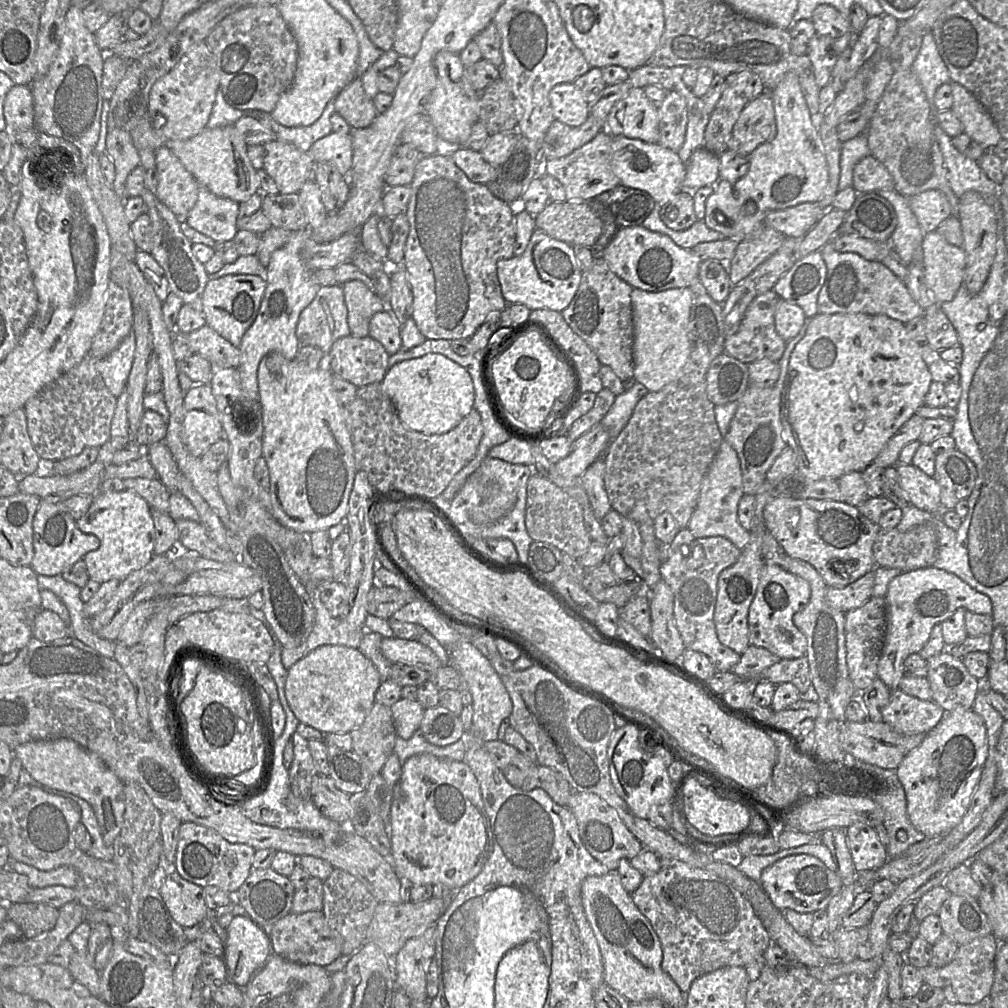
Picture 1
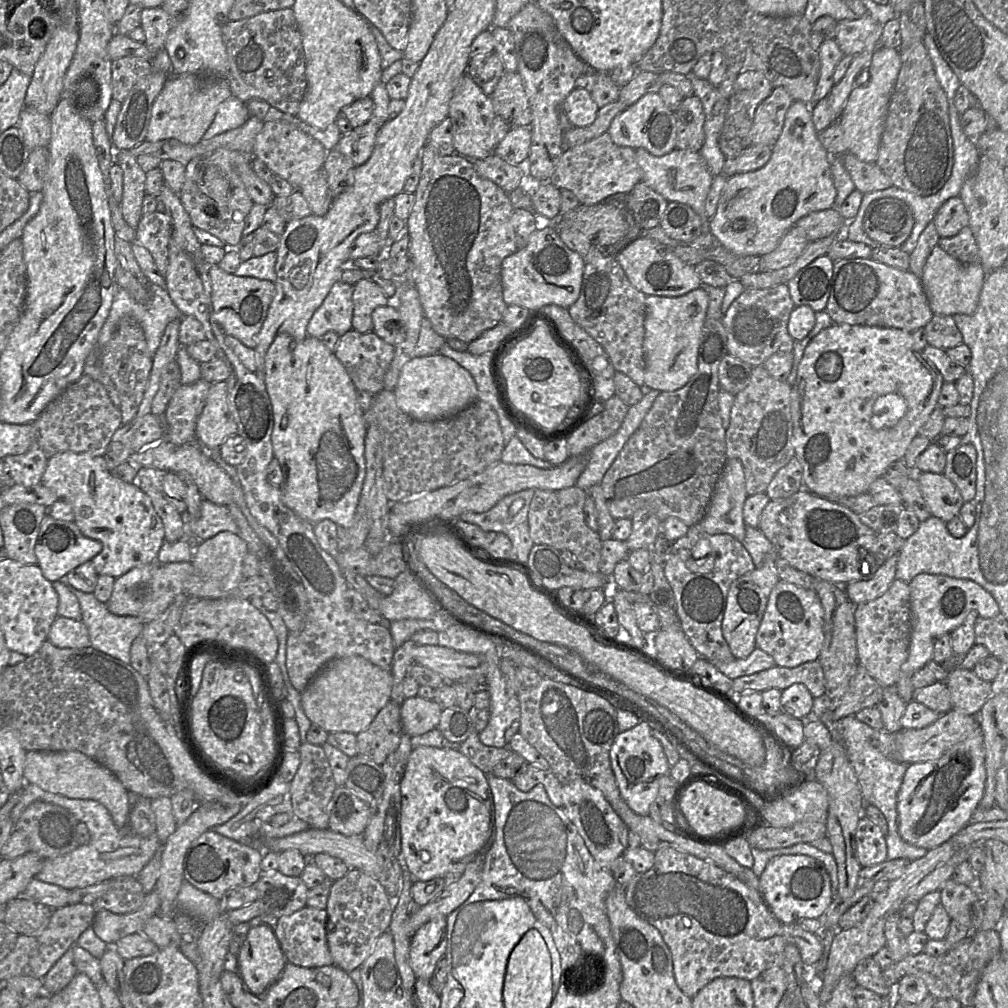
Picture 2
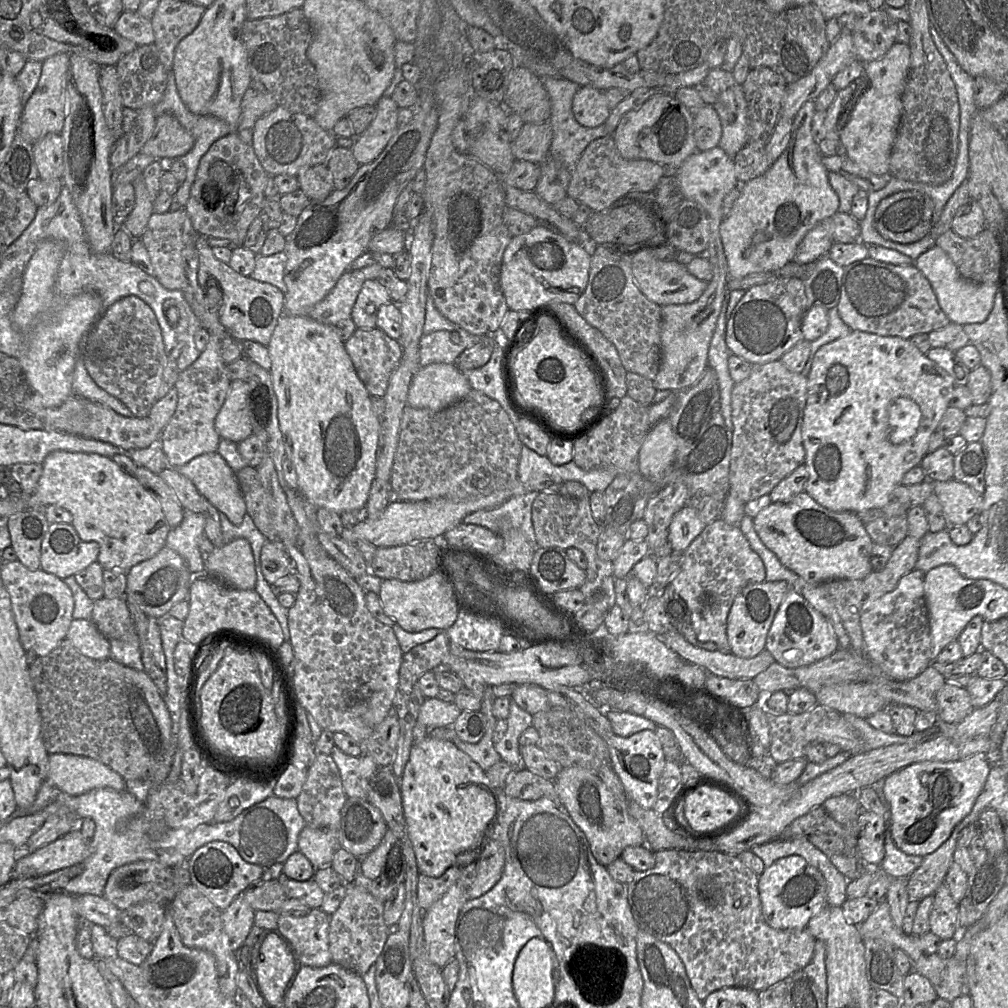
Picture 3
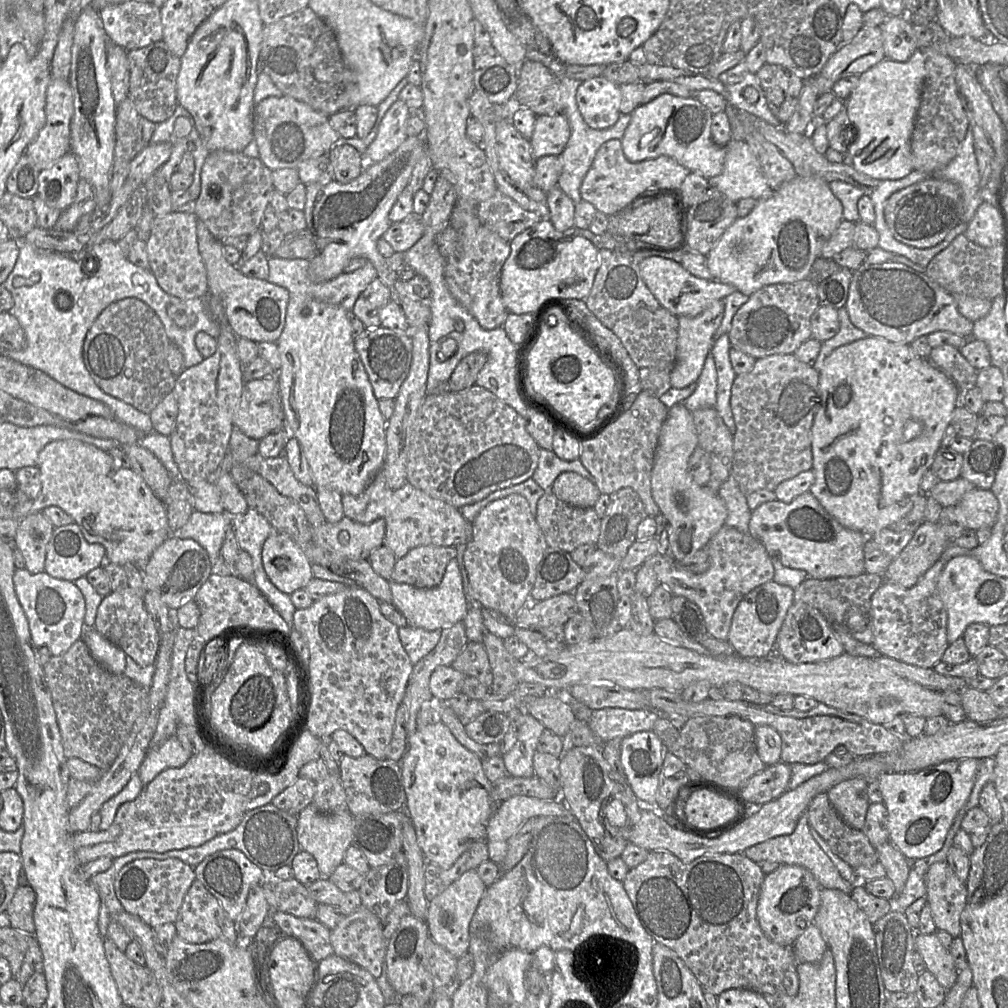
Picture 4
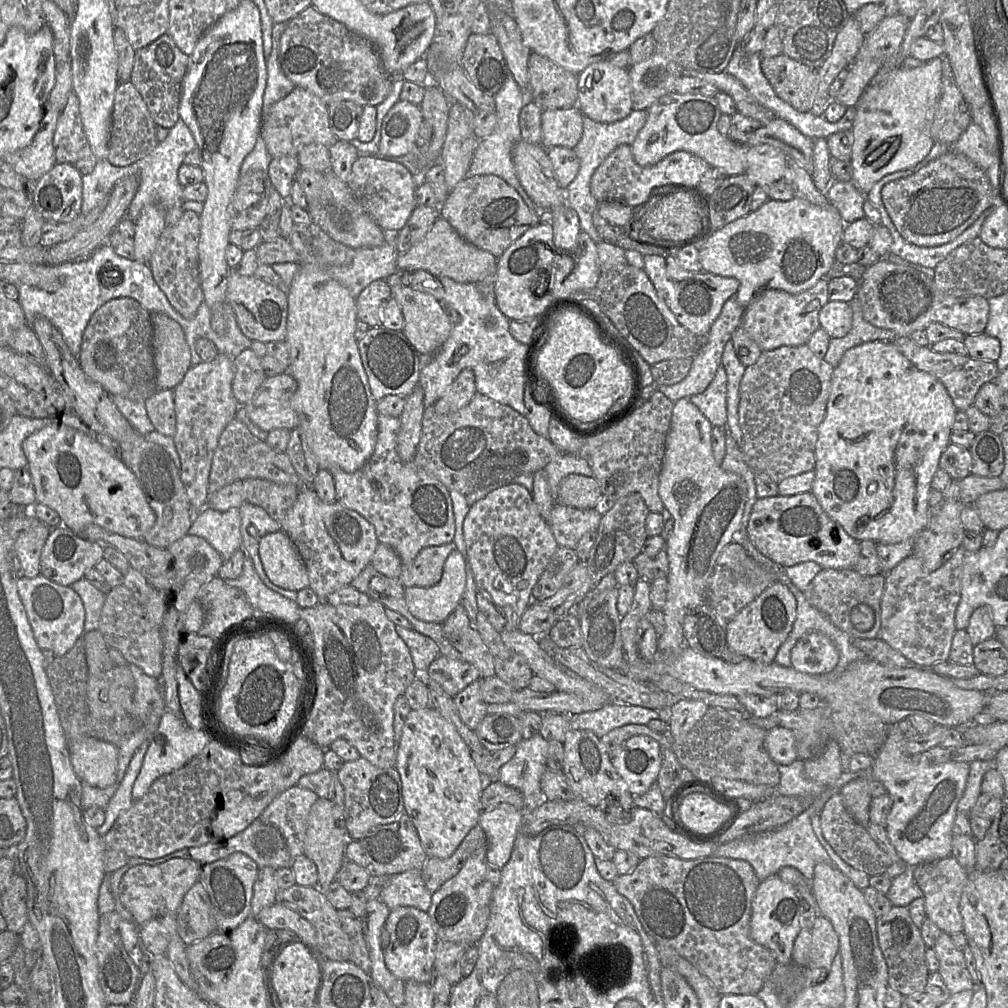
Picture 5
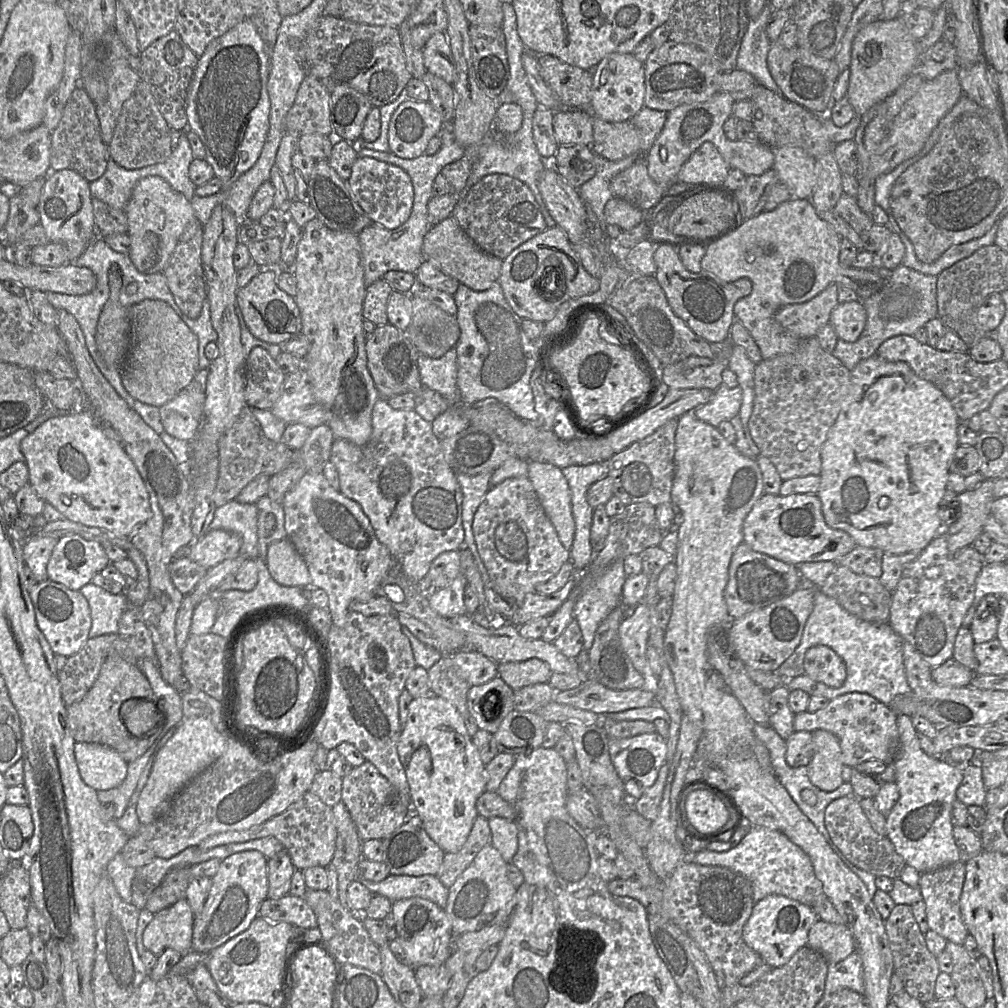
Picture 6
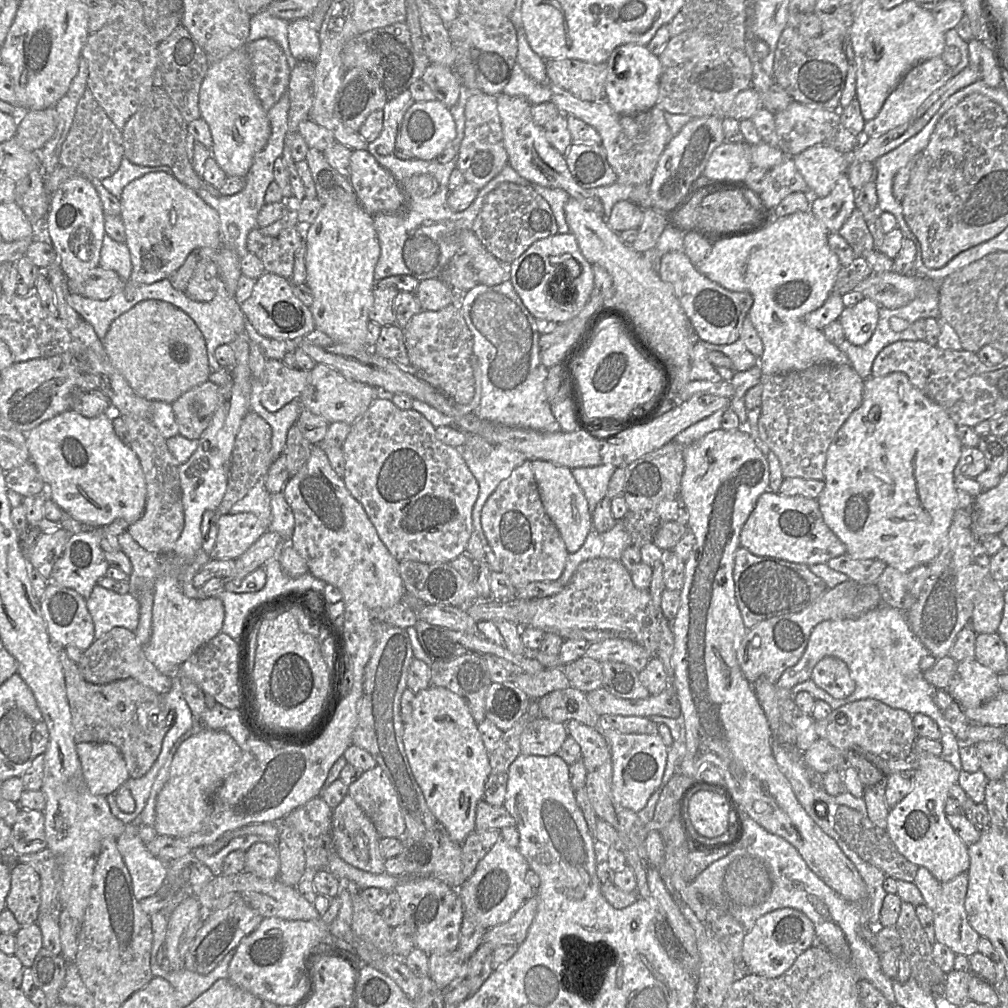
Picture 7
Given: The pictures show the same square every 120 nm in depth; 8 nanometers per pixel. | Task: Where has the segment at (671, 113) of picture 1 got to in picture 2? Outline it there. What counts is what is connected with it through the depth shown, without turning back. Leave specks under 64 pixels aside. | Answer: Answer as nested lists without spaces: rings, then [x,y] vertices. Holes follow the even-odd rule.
[[[697,96],[684,97],[673,111],[677,125],[676,148],[697,151],[705,141],[705,114]]]

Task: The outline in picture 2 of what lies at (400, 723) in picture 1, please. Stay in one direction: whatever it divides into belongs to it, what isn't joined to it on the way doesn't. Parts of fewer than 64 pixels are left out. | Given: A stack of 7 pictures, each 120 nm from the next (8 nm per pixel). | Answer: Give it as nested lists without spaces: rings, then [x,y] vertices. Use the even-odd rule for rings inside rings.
[[[418,696],[405,699],[400,705],[404,733],[415,737],[436,729],[442,710],[433,700]]]

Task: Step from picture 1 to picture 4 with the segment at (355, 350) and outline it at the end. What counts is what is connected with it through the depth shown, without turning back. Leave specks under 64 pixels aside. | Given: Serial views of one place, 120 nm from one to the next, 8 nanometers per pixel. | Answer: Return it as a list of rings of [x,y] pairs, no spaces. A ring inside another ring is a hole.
[[[381,326],[367,329],[354,340],[354,346],[366,370],[375,397],[394,399],[411,365],[413,345],[409,332],[393,331]]]

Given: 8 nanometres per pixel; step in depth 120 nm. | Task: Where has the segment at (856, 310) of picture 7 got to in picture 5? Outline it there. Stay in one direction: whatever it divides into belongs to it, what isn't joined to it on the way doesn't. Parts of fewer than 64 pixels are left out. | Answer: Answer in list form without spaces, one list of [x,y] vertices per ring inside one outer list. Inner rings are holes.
[[[829,301],[819,314],[820,327],[831,339],[845,337],[851,330],[853,311],[845,301]]]

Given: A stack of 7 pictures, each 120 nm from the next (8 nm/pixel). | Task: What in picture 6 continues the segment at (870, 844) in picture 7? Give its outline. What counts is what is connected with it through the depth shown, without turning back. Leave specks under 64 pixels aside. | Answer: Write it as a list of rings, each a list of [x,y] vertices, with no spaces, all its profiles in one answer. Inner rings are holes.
[[[845,796],[833,800],[826,807],[824,822],[834,845],[852,864],[876,877],[885,876],[892,880],[900,878],[906,866],[905,860],[887,836],[878,834],[872,828],[860,806],[859,798]]]

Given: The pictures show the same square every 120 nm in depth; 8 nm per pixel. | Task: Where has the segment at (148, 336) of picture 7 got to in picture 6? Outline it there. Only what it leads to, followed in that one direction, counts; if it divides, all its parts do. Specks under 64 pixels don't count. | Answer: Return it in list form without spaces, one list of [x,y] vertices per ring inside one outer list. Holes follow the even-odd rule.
[[[146,299],[130,308],[130,347],[121,367],[122,380],[136,400],[161,407],[186,389],[199,371],[198,338],[165,301]]]

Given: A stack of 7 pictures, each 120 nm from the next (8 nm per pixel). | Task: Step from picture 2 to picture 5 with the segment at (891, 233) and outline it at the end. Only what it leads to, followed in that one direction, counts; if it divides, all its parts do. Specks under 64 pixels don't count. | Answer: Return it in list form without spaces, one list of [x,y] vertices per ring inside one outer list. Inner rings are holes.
[[[952,148],[909,176],[887,183],[881,194],[900,235],[913,245],[927,248],[953,241],[986,209],[999,204],[987,174]]]

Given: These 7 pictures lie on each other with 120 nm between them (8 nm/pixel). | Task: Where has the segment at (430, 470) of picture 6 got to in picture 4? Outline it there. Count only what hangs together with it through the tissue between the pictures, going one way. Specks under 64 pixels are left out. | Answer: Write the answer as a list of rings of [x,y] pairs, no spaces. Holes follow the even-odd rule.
[[[381,470],[361,494],[342,495],[342,505],[344,516],[361,524],[370,524],[383,518],[386,523],[383,545],[391,549],[397,559],[418,546],[456,547],[467,544],[471,539],[471,523],[464,519],[460,509],[432,498],[409,483],[392,490]]]

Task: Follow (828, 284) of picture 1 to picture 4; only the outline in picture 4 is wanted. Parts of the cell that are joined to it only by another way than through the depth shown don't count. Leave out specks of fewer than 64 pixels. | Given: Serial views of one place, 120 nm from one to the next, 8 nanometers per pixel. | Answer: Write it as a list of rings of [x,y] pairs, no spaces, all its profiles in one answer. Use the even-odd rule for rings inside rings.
[[[893,261],[878,264],[863,262],[853,270],[845,308],[857,328],[868,335],[900,344],[910,345],[916,338],[935,331],[949,331],[972,338],[974,322],[960,314],[952,294],[926,273]]]

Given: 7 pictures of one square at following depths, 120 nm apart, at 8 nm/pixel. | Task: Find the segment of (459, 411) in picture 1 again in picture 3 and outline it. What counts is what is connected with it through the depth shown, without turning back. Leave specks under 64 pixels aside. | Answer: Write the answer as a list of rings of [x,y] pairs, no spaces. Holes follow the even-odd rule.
[[[432,363],[414,373],[407,394],[407,405],[442,410],[462,400],[472,387],[455,364]]]

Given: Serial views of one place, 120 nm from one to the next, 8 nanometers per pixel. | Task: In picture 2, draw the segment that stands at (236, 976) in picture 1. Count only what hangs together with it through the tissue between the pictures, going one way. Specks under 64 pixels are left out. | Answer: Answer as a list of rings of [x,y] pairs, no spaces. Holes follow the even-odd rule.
[[[259,919],[249,922],[251,927],[237,955],[237,973],[250,993],[262,996],[288,962],[274,931]]]

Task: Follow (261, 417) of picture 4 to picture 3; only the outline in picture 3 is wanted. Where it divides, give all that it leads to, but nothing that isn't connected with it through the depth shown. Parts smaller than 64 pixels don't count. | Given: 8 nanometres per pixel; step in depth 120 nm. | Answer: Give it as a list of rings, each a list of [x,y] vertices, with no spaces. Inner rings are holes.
[[[233,380],[226,399],[215,418],[215,429],[221,440],[239,443],[253,435],[247,405],[247,382]]]

